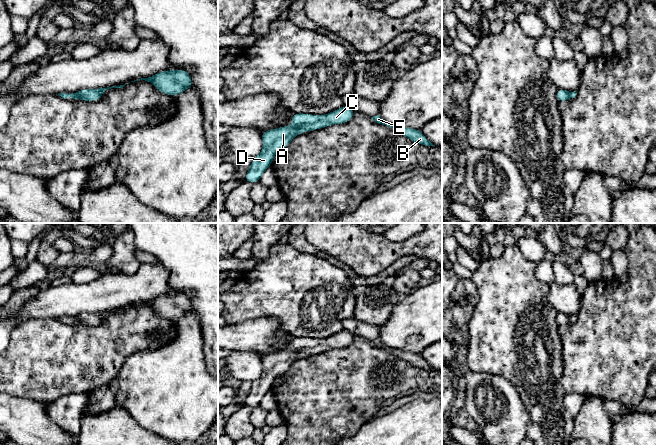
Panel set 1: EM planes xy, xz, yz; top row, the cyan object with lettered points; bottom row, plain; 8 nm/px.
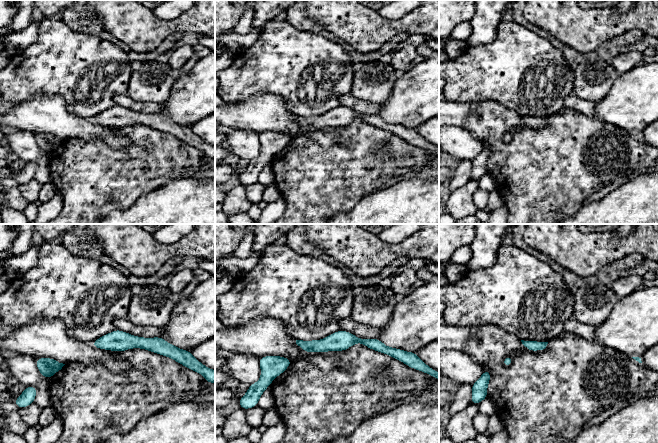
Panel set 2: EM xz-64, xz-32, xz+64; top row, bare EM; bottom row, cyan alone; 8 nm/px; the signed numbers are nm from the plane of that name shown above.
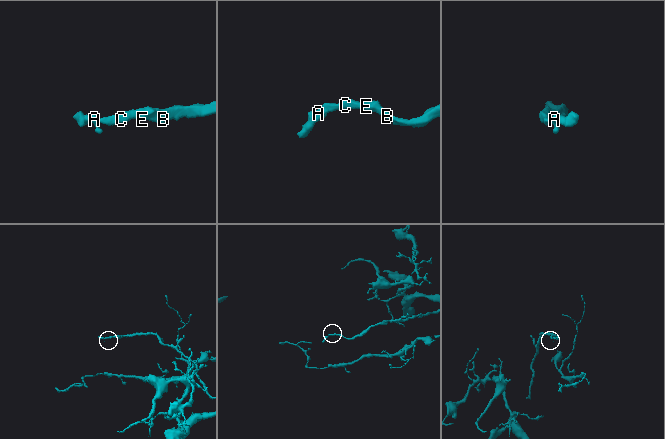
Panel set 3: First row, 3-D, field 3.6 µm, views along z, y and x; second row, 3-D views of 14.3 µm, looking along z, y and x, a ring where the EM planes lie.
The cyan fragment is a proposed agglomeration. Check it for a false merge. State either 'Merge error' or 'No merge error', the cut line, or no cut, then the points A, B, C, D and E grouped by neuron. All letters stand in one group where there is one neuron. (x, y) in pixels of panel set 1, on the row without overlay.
No merge error. No split. Groups: A B C D E

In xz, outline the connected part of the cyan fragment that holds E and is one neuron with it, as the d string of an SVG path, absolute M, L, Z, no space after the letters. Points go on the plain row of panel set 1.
M379 339L371 341L376 347L389 350L394 353L401 359L409 362L411 365L416 366L418 368L426 369L426 370L434 370L421 356L419 353L410 353L408 351L404 351L401 349L389 348L384 345Z

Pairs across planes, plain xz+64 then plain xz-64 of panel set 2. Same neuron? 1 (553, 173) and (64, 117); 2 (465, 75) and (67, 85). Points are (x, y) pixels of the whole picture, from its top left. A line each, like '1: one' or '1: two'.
1: two
2: one

